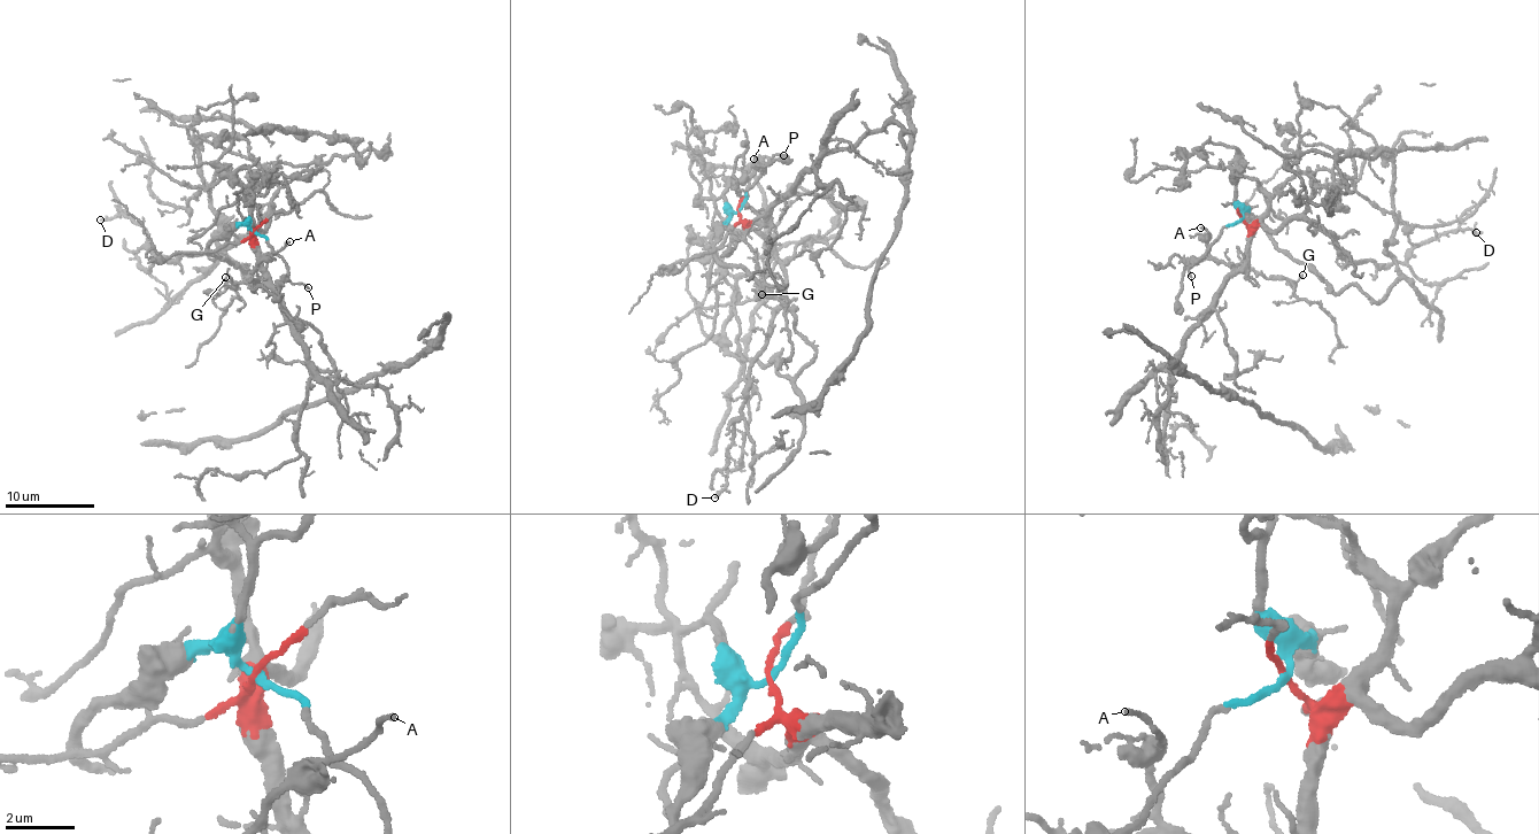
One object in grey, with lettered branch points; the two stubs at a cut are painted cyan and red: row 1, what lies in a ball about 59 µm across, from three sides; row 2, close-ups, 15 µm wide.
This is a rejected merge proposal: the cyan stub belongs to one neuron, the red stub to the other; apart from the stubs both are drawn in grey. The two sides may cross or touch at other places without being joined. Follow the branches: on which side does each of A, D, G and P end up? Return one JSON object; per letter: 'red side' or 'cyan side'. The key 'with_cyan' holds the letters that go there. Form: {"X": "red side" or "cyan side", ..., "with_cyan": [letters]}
{"A": "red side", "D": "red side", "G": "red side", "P": "cyan side", "with_cyan": ["P"]}

